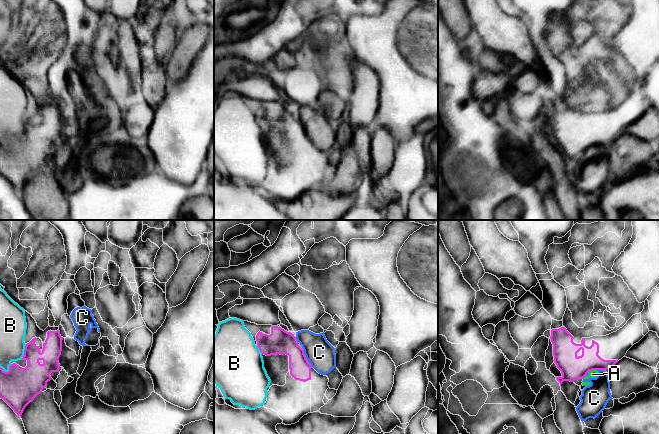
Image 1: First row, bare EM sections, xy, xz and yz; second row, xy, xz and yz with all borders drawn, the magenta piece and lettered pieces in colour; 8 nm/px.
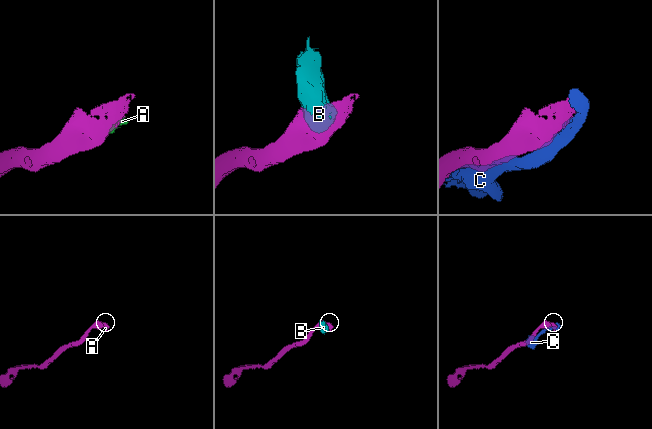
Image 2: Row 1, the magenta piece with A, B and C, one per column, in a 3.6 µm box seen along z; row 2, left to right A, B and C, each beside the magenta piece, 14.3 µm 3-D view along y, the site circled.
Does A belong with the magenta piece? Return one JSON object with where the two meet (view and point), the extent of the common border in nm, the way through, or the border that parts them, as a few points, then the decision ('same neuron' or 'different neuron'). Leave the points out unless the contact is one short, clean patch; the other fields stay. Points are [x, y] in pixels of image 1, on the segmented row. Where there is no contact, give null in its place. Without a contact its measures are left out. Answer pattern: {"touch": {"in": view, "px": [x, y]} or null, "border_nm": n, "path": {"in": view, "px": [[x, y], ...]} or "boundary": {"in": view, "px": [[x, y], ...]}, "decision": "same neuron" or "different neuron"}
{"touch": {"in": "yz", "px": [592, 369]}, "border_nm": 90, "boundary": {"in": "yz", "px": [[597, 369], [587, 372]]}, "decision": "different neuron"}

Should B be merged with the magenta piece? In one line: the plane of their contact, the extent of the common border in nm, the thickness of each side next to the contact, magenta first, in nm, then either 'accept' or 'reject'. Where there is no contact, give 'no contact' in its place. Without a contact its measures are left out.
meets magenta in xy; contact 130 nm long; 260 nm thick on the magenta side, 220 nm on the other; accept

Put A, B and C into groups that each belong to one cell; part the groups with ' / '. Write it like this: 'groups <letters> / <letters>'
groups A C / B

